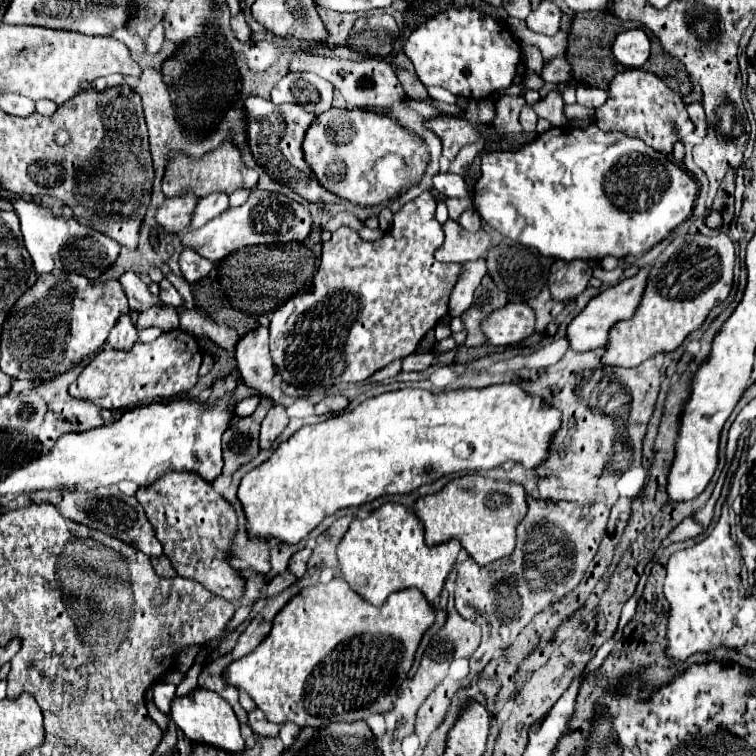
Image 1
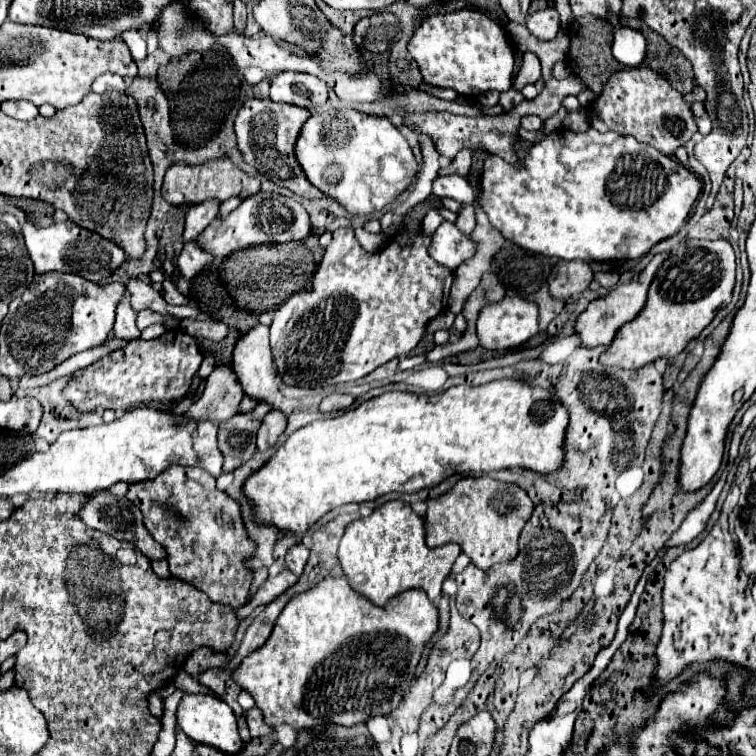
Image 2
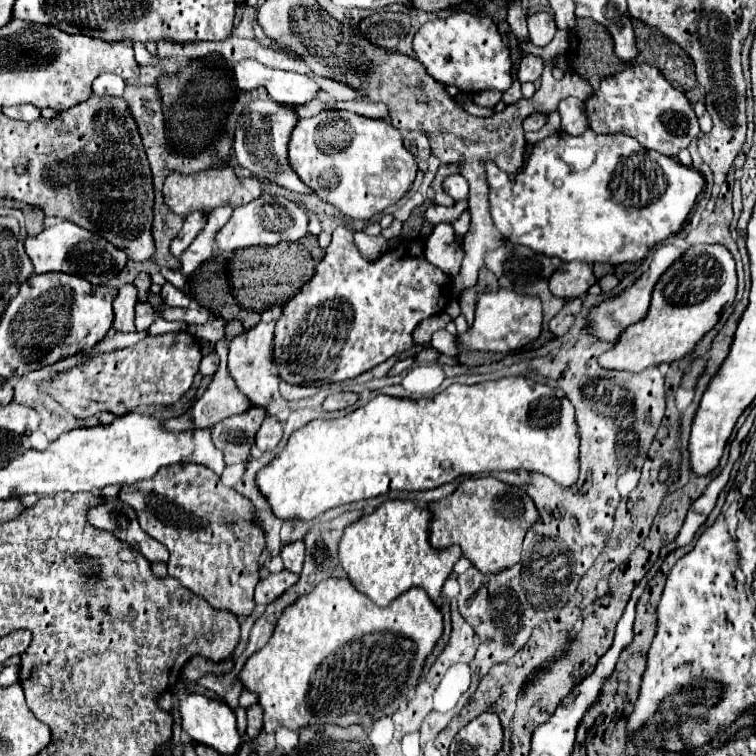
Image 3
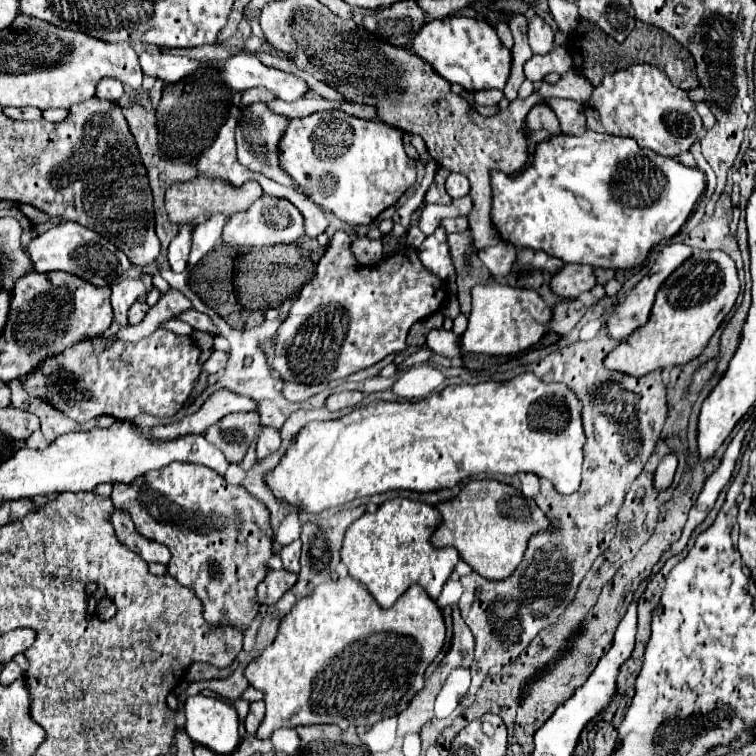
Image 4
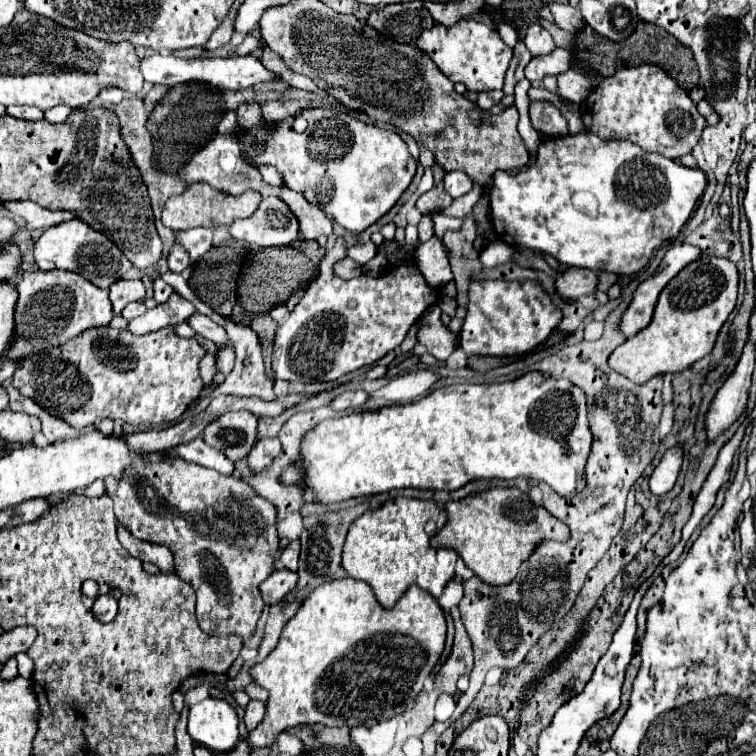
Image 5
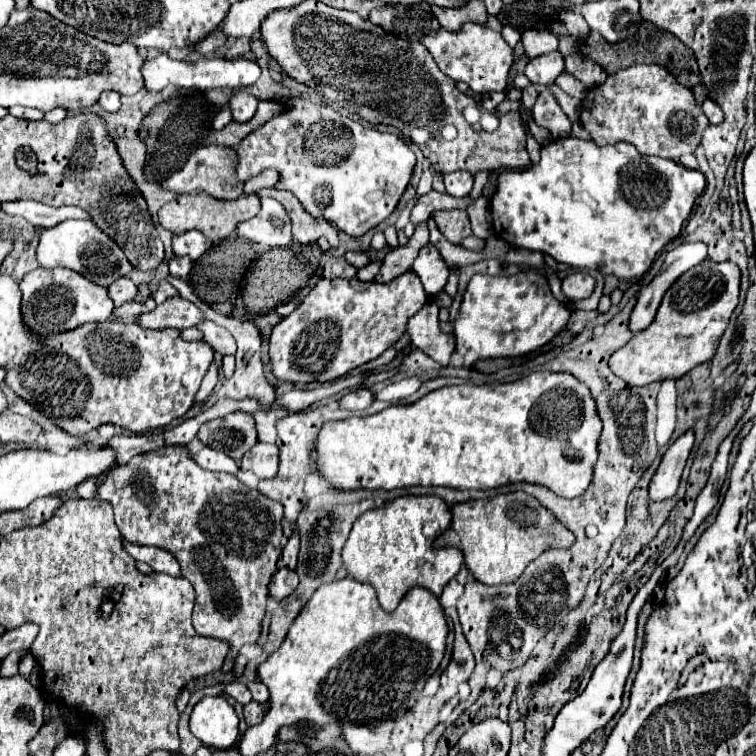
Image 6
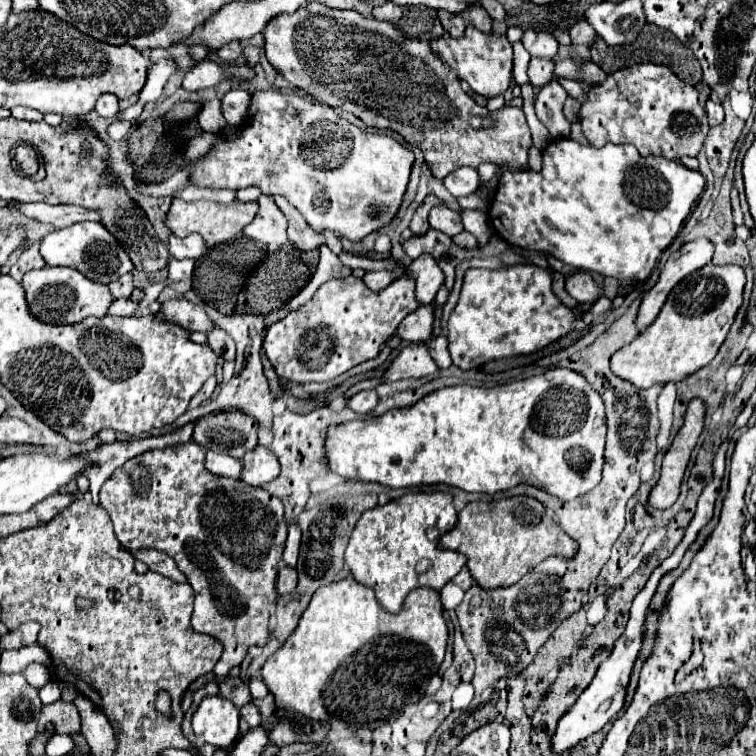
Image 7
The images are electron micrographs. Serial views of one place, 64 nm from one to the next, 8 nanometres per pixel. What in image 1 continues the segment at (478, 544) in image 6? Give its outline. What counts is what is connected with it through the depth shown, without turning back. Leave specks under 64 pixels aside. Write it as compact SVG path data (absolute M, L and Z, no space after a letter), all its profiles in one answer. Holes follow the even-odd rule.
M466 474L452 480L438 494L424 496L416 502L416 514L426 528L426 544L436 546L450 538L456 538L468 556L486 566L514 552L516 526L528 512L526 492L520 484L498 482L478 474Z

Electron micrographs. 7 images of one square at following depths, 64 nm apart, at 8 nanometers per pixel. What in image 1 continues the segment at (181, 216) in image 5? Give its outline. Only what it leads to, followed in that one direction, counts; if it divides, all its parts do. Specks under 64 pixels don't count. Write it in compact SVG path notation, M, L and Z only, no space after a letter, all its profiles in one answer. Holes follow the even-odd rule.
M224 142L220 148L202 156L200 160L194 160L194 158L184 156L184 154L174 154L170 158L168 166L166 166L166 174L164 174L164 180L162 180L162 190L164 190L166 198L182 196L186 192L194 192L194 196L204 198L212 192L230 194L236 188L252 190L252 188L256 188L256 184L258 184L258 172L244 166L244 162L240 158L240 150L232 142Z

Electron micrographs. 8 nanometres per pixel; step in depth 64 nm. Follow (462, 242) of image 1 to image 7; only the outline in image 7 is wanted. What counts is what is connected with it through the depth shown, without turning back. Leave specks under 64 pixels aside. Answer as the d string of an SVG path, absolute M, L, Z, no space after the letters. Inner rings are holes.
M428 254L414 260L406 268L406 274L412 276L414 282L416 282L416 302L418 302L418 306L430 304L434 300L438 288L444 284L444 274L442 274L440 266Z

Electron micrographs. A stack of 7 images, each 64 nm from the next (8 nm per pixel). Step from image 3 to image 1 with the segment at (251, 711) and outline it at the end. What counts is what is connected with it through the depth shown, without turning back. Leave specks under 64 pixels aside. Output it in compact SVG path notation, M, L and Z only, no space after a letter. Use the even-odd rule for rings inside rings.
M258 708L252 710L252 712L248 712L248 724L250 724L250 728L254 730L256 736L270 738L270 736L278 736L278 732L280 732L280 726L278 724L270 724L266 720L266 716Z

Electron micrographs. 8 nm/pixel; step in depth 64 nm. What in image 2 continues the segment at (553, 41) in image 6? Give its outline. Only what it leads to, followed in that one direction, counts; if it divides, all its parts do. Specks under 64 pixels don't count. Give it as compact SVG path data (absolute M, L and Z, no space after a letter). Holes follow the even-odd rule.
M548 6L546 10L538 10L528 16L526 28L538 38L538 40L552 40L560 28L560 18L558 12Z

